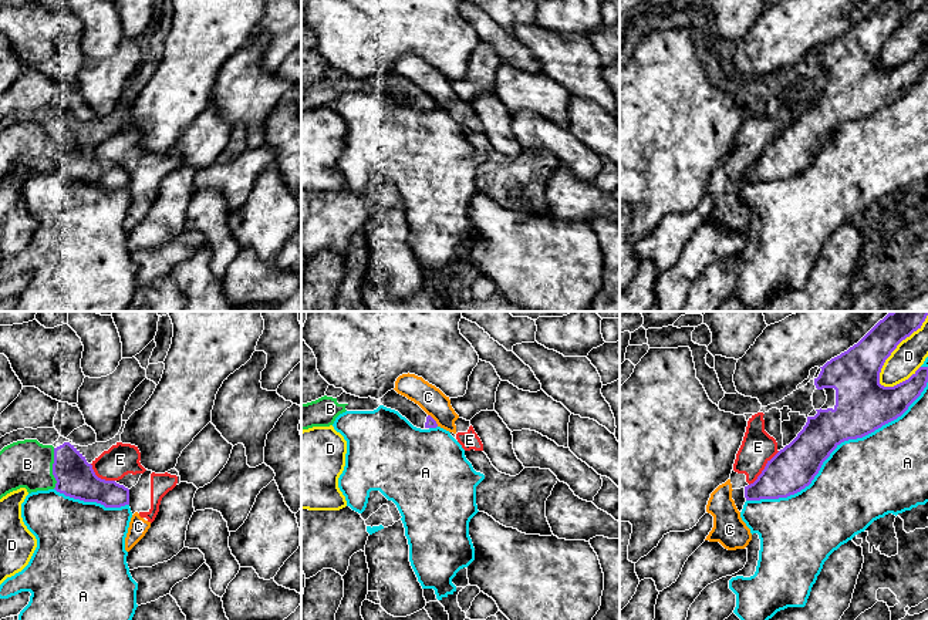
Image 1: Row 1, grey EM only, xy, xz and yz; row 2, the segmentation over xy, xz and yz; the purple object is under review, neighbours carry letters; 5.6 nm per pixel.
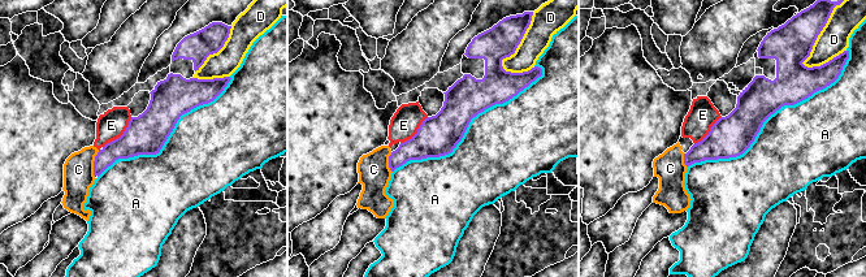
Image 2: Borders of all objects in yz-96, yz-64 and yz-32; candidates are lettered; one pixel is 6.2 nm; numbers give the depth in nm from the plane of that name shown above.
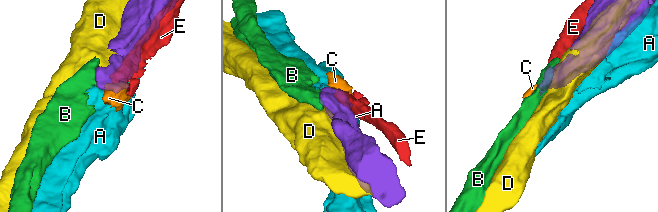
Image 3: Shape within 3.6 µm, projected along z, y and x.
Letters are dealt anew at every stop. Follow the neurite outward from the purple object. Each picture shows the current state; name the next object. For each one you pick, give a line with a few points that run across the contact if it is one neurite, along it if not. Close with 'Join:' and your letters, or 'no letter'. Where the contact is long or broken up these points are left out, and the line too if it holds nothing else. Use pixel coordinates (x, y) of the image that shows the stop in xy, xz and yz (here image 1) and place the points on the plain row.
Join: B

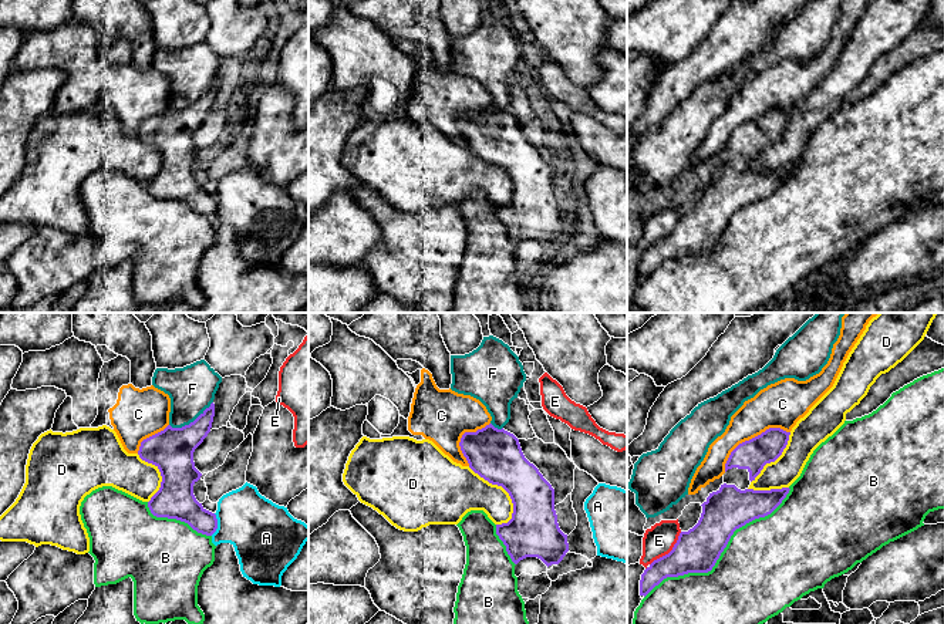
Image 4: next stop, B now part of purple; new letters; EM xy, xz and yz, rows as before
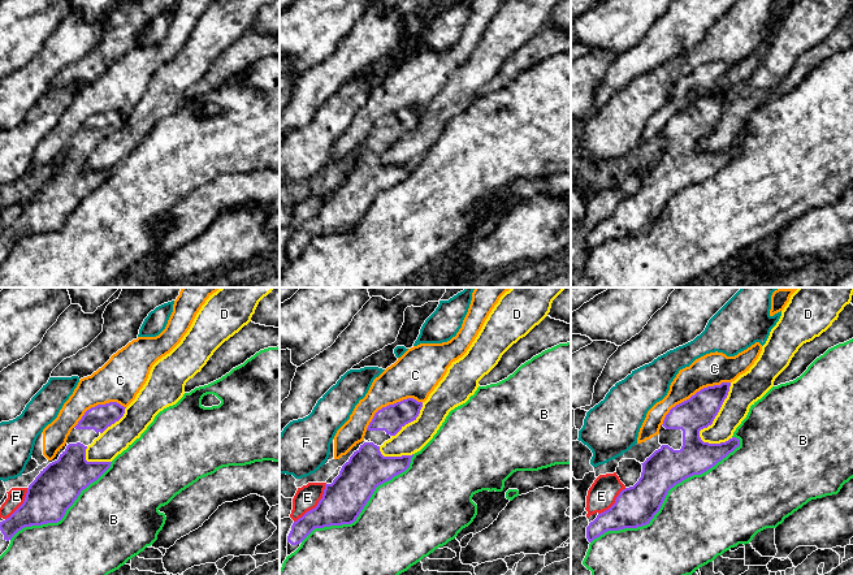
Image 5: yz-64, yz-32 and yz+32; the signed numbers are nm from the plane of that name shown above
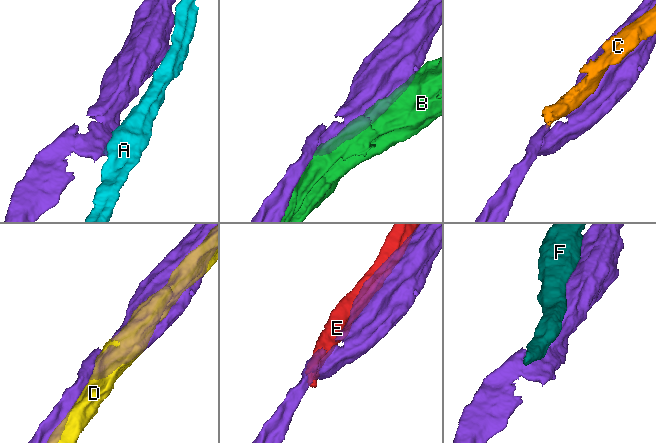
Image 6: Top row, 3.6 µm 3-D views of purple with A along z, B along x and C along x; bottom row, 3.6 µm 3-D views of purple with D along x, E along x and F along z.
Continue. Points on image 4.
Join: no letter

